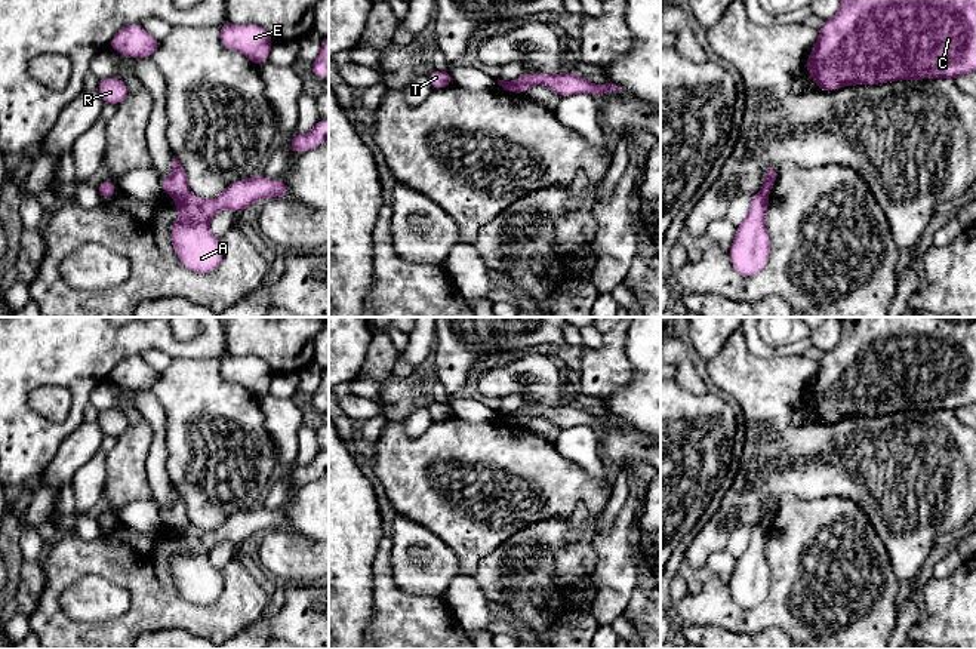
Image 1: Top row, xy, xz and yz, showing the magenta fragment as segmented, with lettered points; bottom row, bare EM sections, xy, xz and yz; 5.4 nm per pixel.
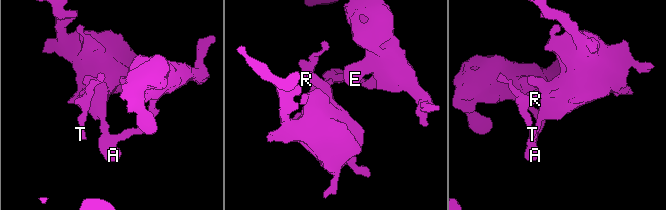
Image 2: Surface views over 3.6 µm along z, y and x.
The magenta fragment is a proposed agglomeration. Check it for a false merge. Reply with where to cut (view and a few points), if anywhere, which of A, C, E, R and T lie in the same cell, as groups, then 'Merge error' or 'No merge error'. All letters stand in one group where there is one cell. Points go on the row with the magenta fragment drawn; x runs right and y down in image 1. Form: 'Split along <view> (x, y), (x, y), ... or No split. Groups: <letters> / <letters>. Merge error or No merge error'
Split along xy (188, 193), (175, 200). Groups: A E / C R T. Merge error

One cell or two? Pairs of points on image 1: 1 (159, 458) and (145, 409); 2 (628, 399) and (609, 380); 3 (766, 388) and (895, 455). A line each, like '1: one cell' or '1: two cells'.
1: one cell
2: two cells
3: one cell

